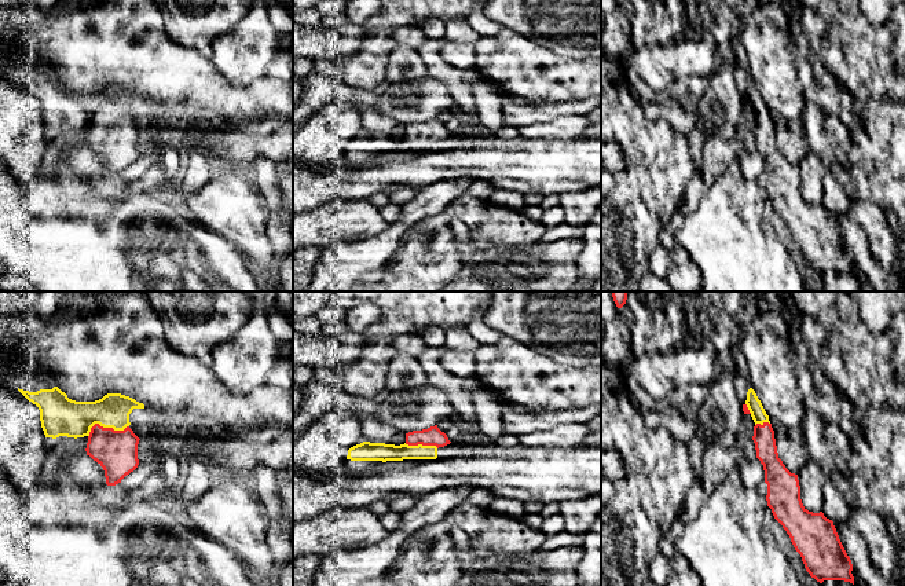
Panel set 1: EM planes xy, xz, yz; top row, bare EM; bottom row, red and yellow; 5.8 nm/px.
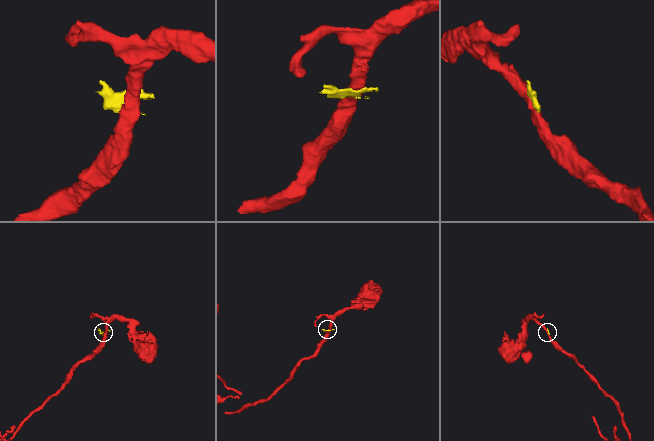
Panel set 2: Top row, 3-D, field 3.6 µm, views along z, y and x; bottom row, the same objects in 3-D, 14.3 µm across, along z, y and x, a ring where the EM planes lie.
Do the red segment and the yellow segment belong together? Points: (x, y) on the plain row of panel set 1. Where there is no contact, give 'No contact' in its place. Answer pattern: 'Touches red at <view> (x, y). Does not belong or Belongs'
Touches red at xy (105, 120). Does not belong

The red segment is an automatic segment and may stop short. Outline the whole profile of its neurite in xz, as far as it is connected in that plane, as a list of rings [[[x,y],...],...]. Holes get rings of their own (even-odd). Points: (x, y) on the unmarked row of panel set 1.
[[[437,117],[430,118],[428,121],[422,122],[413,122],[406,125],[406,136],[408,138],[436,138],[444,139],[450,136],[451,133],[448,132],[447,127],[441,124]]]

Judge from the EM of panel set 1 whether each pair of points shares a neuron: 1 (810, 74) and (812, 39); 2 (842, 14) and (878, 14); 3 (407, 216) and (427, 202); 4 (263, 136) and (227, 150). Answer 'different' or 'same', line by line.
1: same
2: different
3: same
4: same

